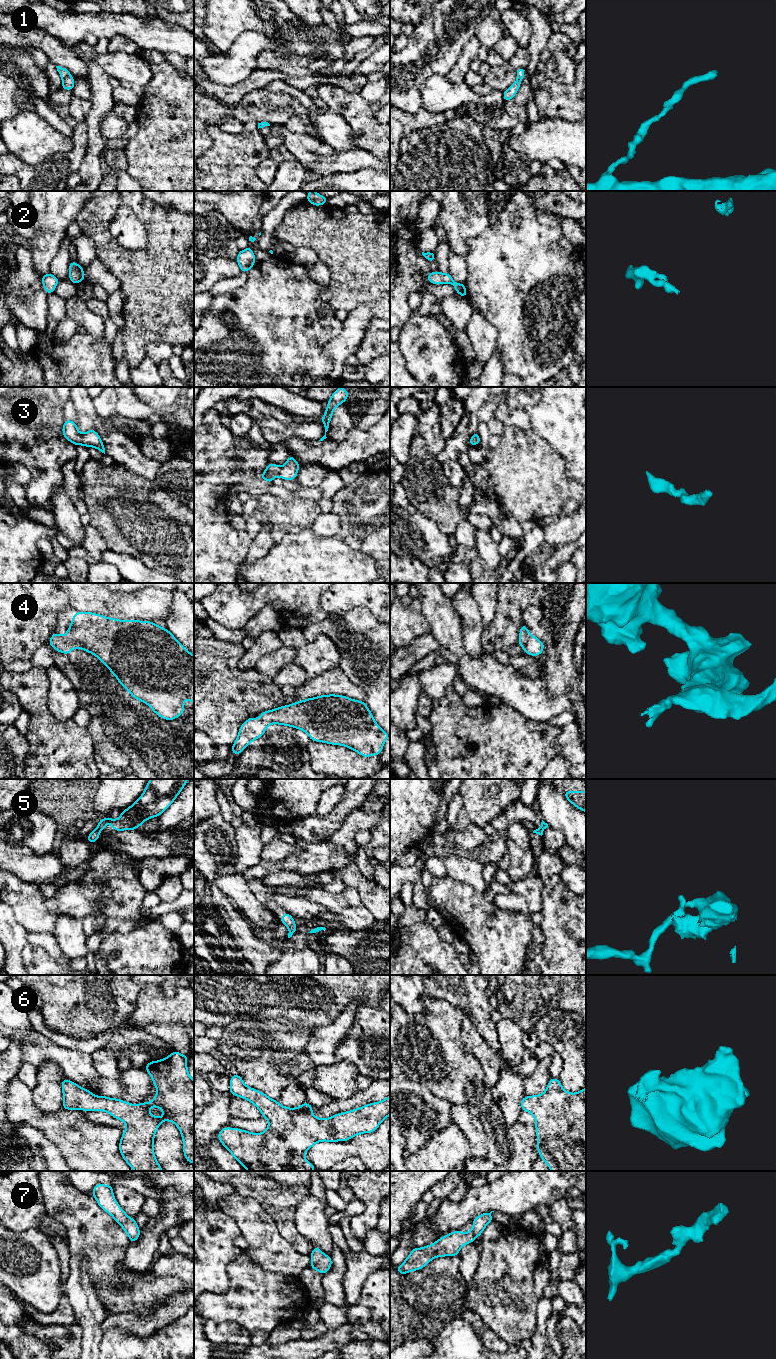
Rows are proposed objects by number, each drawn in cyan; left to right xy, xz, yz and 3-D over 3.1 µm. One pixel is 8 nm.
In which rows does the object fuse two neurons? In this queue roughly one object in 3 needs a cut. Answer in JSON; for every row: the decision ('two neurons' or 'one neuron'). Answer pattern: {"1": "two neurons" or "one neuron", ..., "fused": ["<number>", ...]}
{"1": "one neuron", "2": "one neuron", "3": "one neuron", "4": "one neuron", "5": "two neurons", "6": "one neuron", "7": "one neuron", "fused": ["5"]}

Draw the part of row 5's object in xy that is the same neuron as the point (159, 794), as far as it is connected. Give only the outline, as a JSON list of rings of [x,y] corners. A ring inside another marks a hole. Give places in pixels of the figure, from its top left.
[[[150,779],[142,795],[118,819],[105,817],[98,821],[102,831],[108,823],[114,831],[135,830],[150,818],[158,817],[177,798],[189,779]]]

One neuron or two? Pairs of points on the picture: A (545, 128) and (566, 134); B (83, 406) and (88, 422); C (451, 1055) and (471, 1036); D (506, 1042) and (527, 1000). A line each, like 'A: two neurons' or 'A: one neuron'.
A: one neuron
B: one neuron
C: two neurons
D: two neurons

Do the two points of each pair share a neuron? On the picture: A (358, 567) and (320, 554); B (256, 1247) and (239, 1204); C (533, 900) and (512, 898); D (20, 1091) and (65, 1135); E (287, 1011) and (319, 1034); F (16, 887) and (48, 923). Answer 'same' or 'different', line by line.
A: same
B: same
C: different
D: same
E: different
F: same

